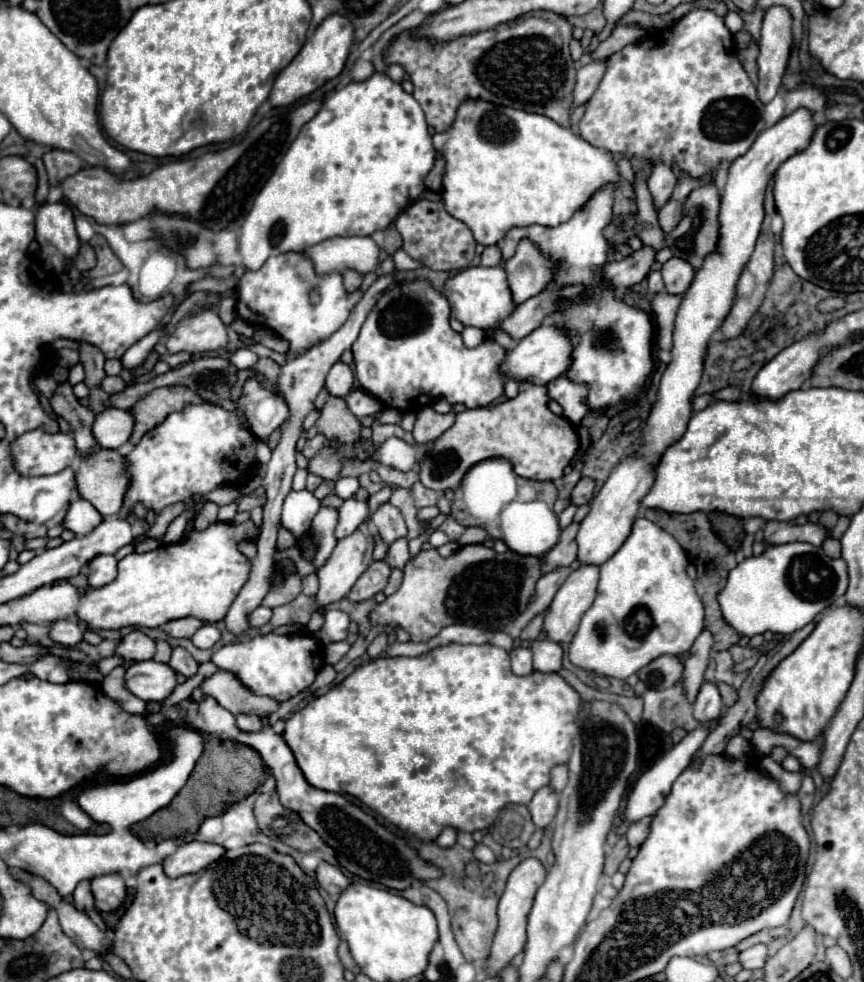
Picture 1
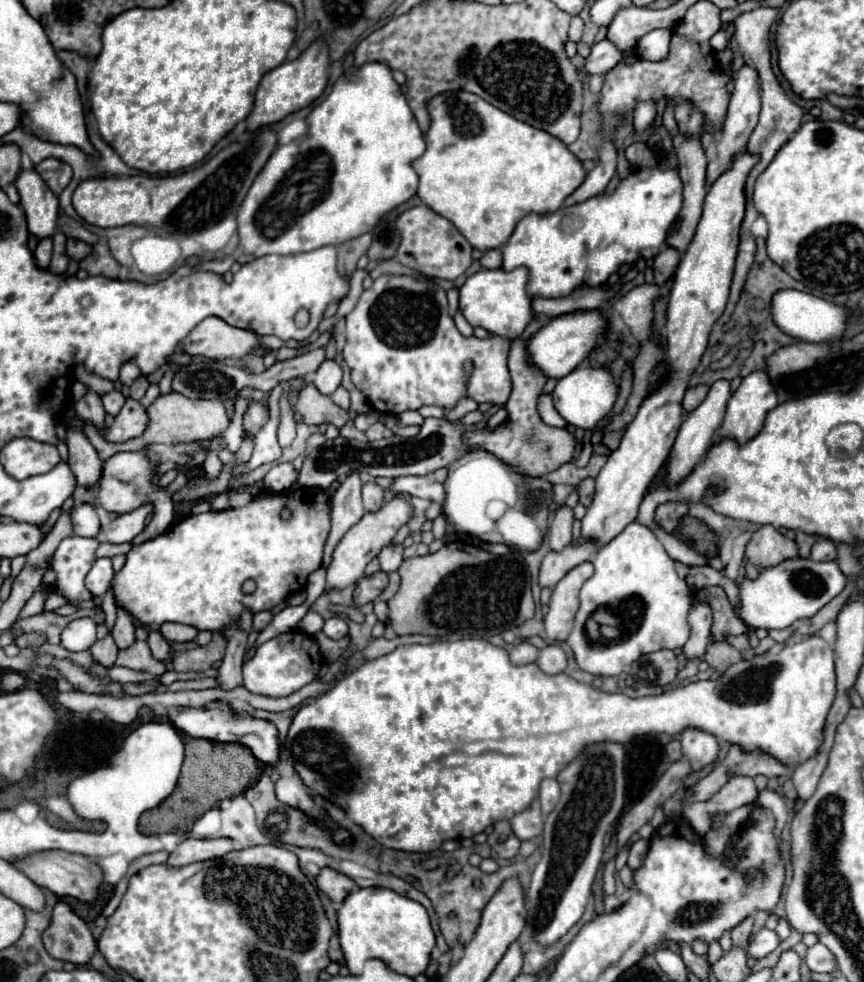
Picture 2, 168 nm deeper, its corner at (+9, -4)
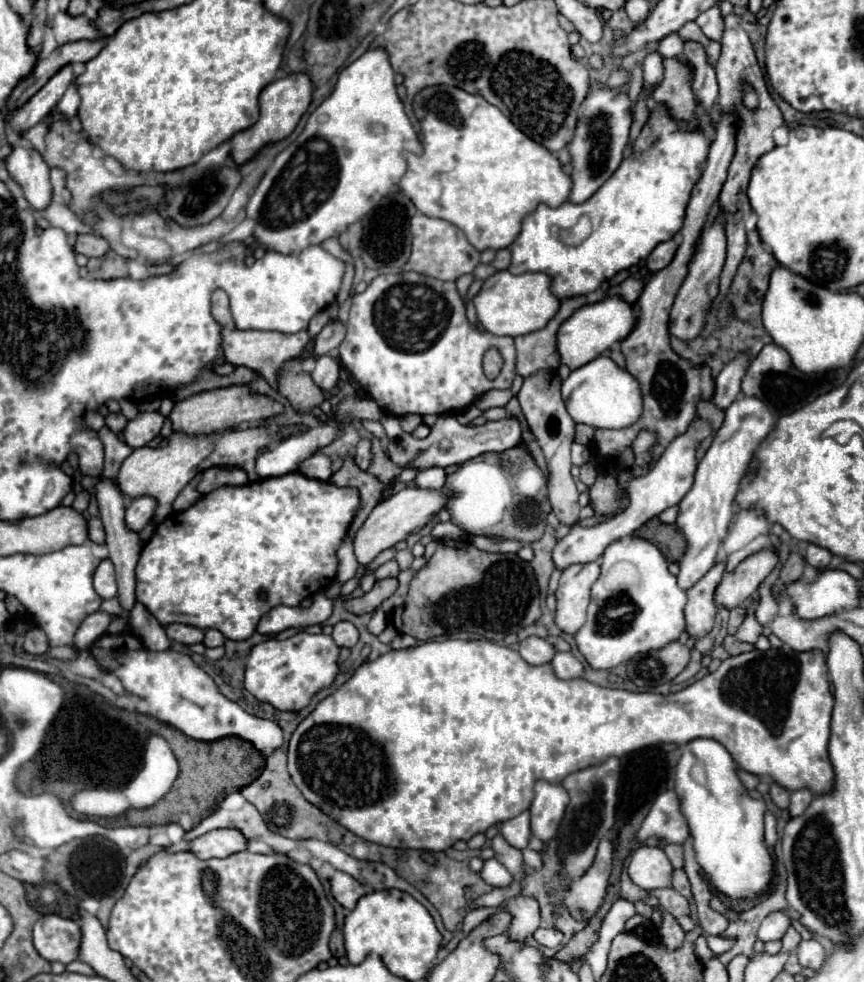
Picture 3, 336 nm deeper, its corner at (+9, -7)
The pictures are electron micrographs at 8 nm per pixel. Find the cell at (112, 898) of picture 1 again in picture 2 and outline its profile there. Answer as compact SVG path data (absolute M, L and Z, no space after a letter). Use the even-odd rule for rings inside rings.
M45 851L45 853L31 855L27 859L15 861L13 865L19 867L25 875L29 875L29 879L33 879L39 887L45 887L57 893L59 897L69 895L85 903L91 903L99 895L99 887L103 883L103 869L93 857L85 857L85 855L71 855L65 851Z

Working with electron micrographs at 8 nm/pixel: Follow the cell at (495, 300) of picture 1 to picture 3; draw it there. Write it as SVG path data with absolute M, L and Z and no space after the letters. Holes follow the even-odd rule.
M501 270L489 276L473 302L481 326L495 336L521 336L537 332L547 326L561 306L561 300L551 292L551 278L547 274L527 272L515 276L509 270Z

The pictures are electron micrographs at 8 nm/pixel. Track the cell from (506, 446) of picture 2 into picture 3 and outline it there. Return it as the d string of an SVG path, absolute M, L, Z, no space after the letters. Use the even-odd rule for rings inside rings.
M573 296L563 300L557 316L543 328L531 334L515 338L517 348L517 374L523 378L535 374L537 370L557 370L559 352L557 352L557 330L559 326L581 306L587 304L587 296Z

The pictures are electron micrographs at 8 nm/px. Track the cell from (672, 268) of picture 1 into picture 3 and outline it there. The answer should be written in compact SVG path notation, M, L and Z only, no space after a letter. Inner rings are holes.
M667 240L667 242L661 242L653 248L653 252L647 256L647 268L651 272L657 272L657 270L663 270L675 256L675 250L677 250L677 240Z

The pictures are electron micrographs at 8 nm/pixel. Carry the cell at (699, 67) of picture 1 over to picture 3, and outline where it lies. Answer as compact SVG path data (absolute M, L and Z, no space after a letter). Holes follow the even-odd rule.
M713 6L705 12L699 14L699 18L695 20L699 24L699 28L703 28L703 32L709 36L709 38L721 38L723 36L723 18L721 18L721 12L719 12L719 6Z

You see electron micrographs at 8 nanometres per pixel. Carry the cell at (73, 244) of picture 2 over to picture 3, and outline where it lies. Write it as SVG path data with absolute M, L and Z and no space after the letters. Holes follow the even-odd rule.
M79 234L75 242L75 252L85 256L103 256L109 250L109 242L99 234Z

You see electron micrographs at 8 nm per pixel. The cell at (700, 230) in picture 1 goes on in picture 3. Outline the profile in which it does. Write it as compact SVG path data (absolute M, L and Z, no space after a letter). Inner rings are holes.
M663 58L663 82L653 92L653 98L657 102L663 102L677 120L685 120L693 128L697 106L695 106L695 96L693 96L691 82L693 82L693 74L691 74L691 66L689 66L687 60L683 60L683 58Z

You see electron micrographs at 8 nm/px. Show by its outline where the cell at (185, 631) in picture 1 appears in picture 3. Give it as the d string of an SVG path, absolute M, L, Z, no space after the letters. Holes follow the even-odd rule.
M169 624L167 626L167 636L171 640L177 640L181 644L197 644L203 642L205 632L195 628L195 626L185 626L185 624Z

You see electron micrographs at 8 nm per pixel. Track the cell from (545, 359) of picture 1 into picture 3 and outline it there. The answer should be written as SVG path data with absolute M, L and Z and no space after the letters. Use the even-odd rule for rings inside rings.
M609 296L601 302L581 306L559 328L557 348L559 348L559 354L561 354L561 362L567 364L571 370L591 362L599 354L609 350L615 342L625 340L629 336L629 330L633 330L633 322L637 322L633 304L629 304L629 302L625 302L623 298L617 298L617 296Z

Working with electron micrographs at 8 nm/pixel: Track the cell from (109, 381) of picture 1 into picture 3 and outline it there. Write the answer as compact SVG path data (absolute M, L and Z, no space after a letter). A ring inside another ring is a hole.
M109 414L105 420L107 420L107 426L111 428L111 432L115 432L115 434L121 434L127 426L127 418L123 414Z

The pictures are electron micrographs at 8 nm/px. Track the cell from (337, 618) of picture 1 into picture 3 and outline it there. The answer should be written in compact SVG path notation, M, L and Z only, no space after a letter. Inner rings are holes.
M339 622L333 626L333 640L341 648L353 648L359 642L359 632L351 622Z

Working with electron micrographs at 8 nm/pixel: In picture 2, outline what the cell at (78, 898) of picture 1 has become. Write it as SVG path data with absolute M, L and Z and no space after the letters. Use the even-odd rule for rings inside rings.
M65 901L55 905L43 943L55 959L71 961L75 965L87 965L95 953L95 939L87 923L77 917Z

